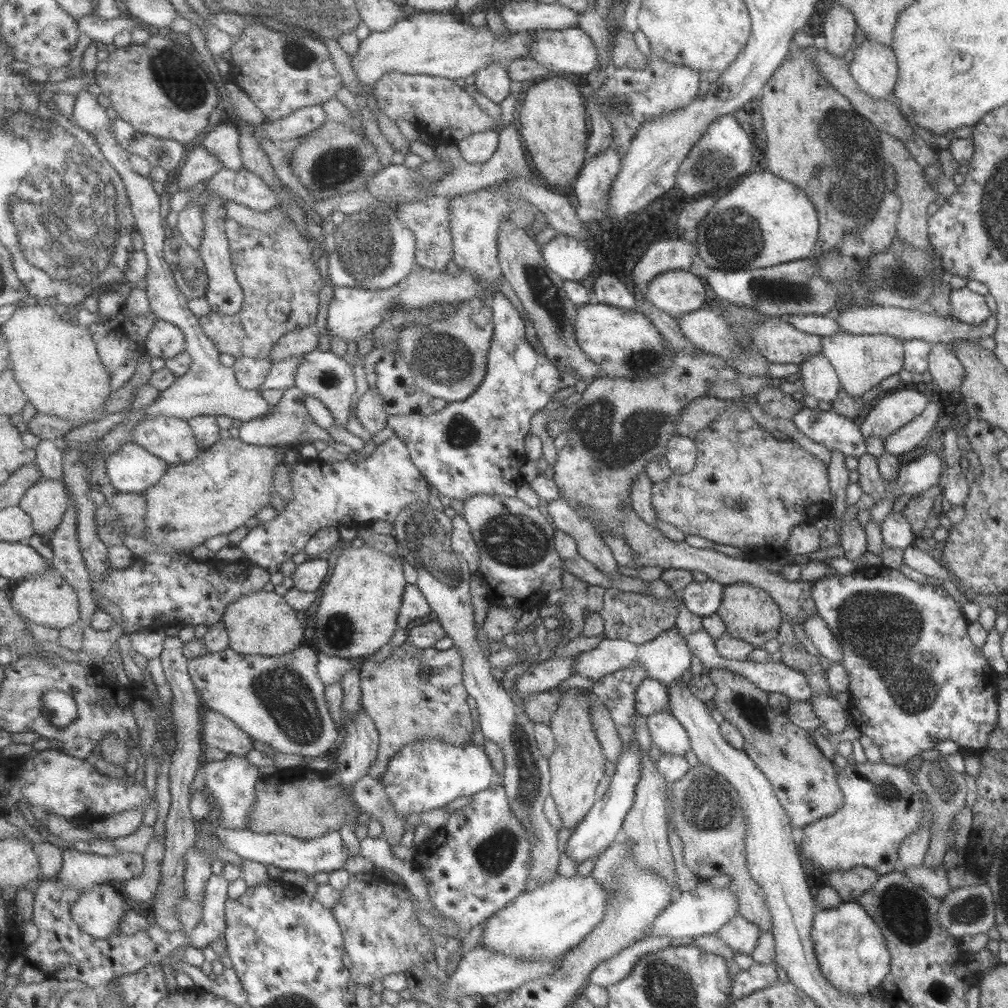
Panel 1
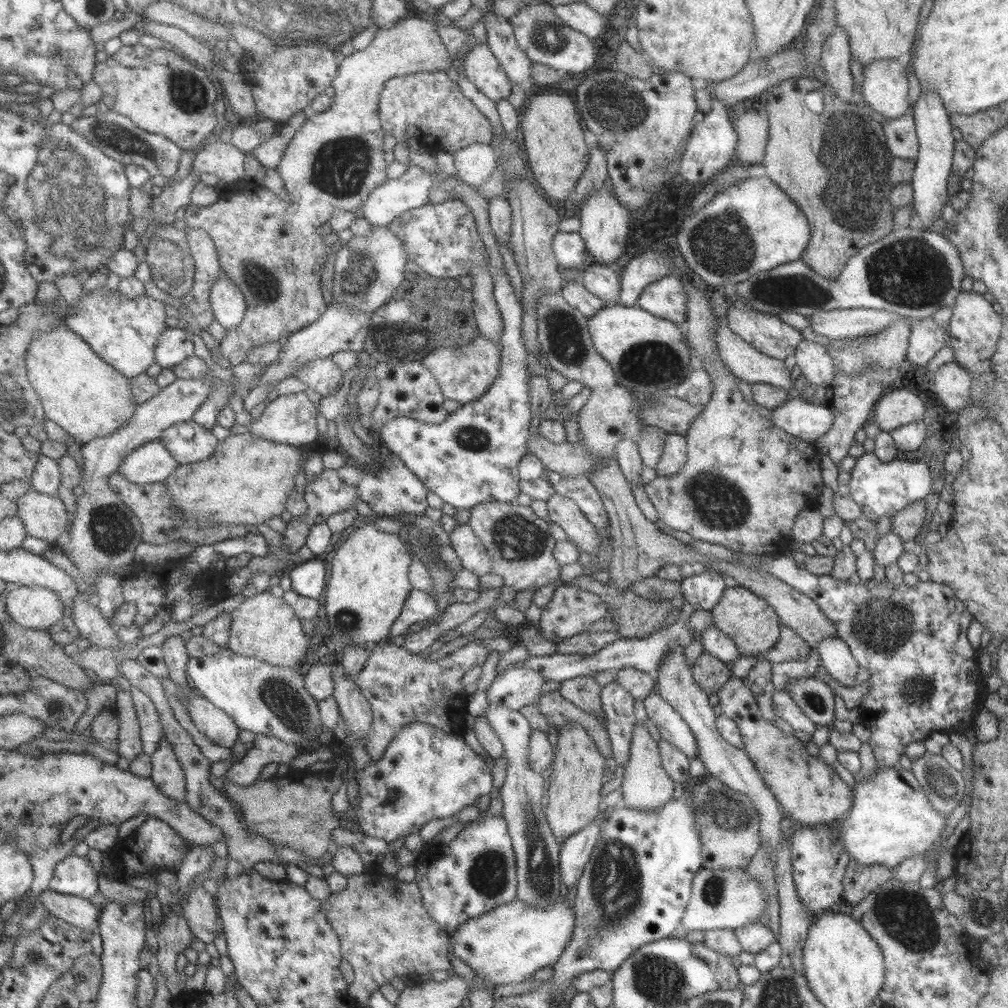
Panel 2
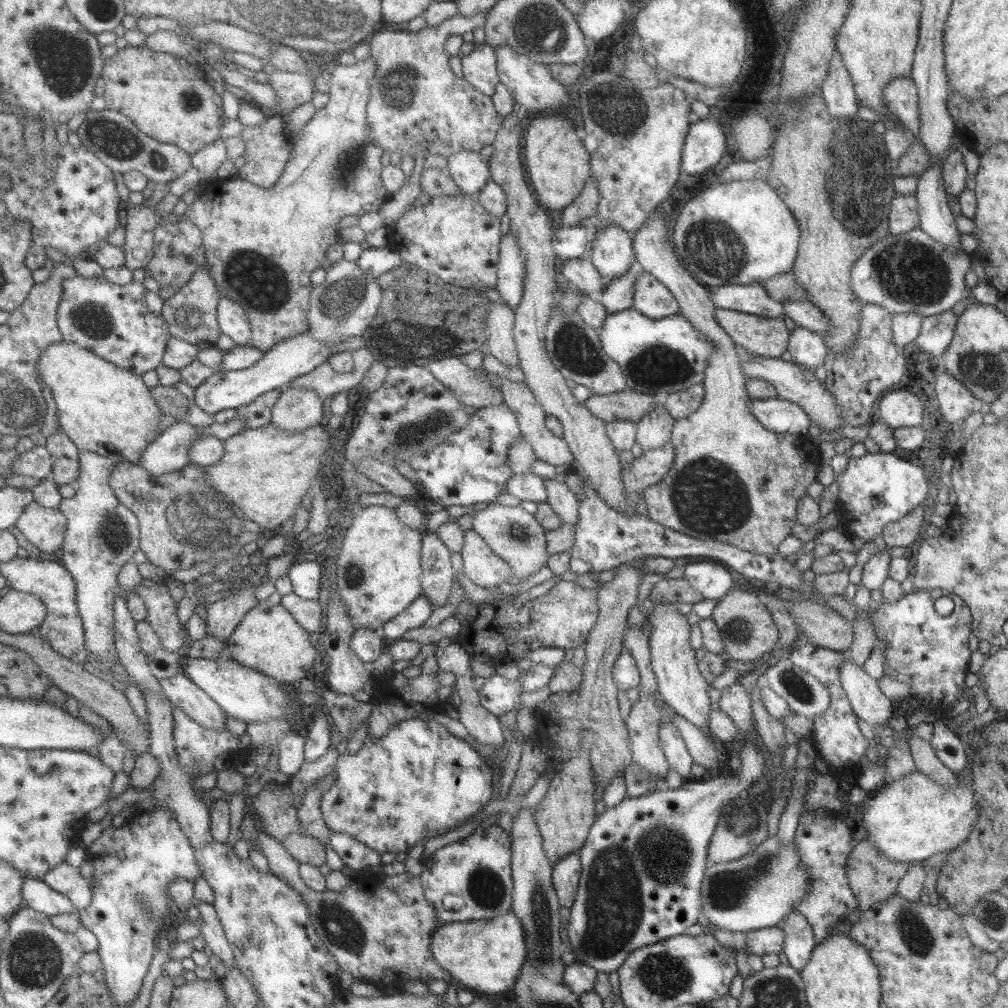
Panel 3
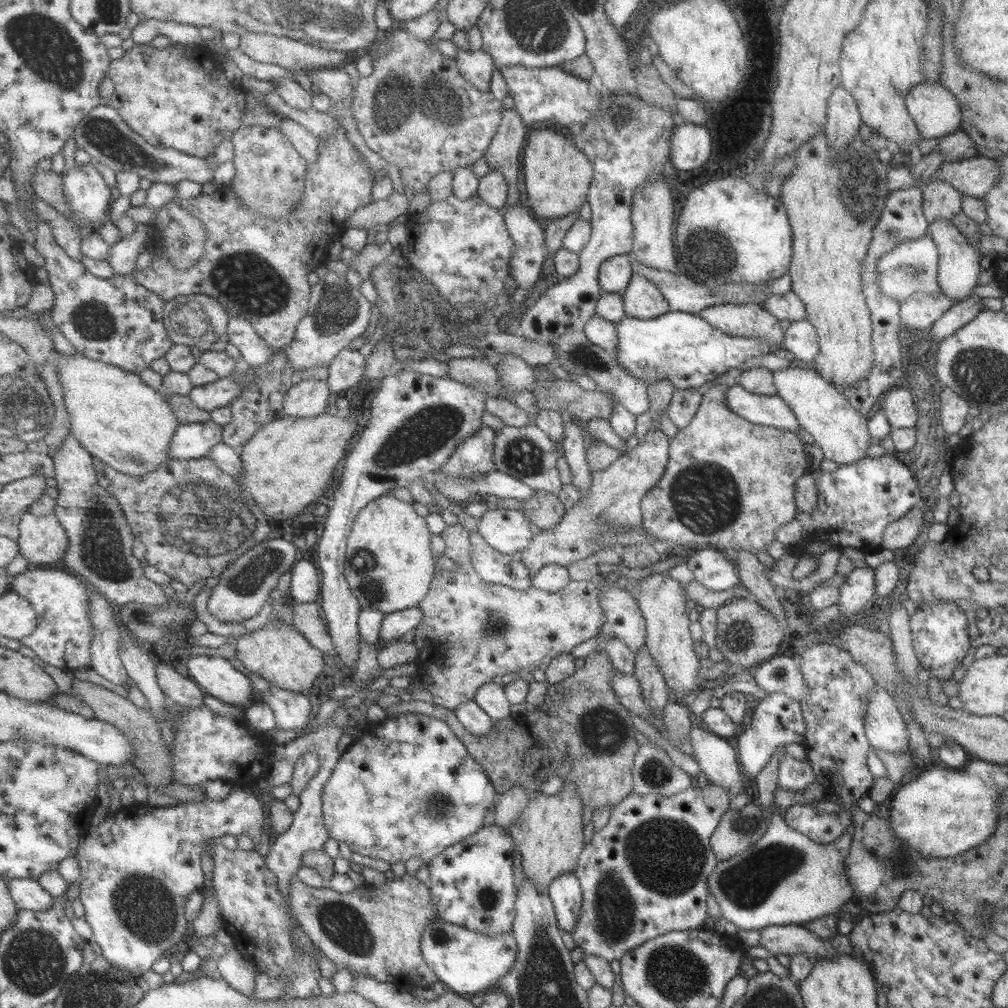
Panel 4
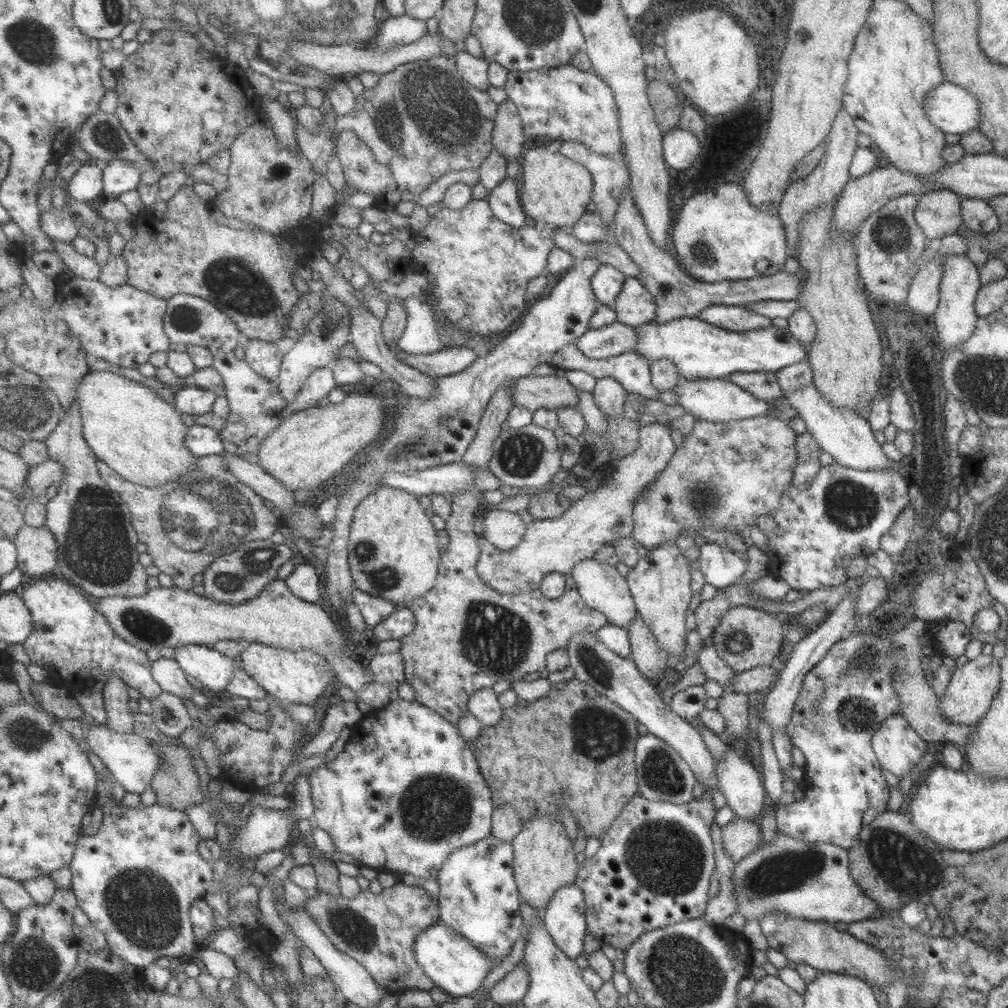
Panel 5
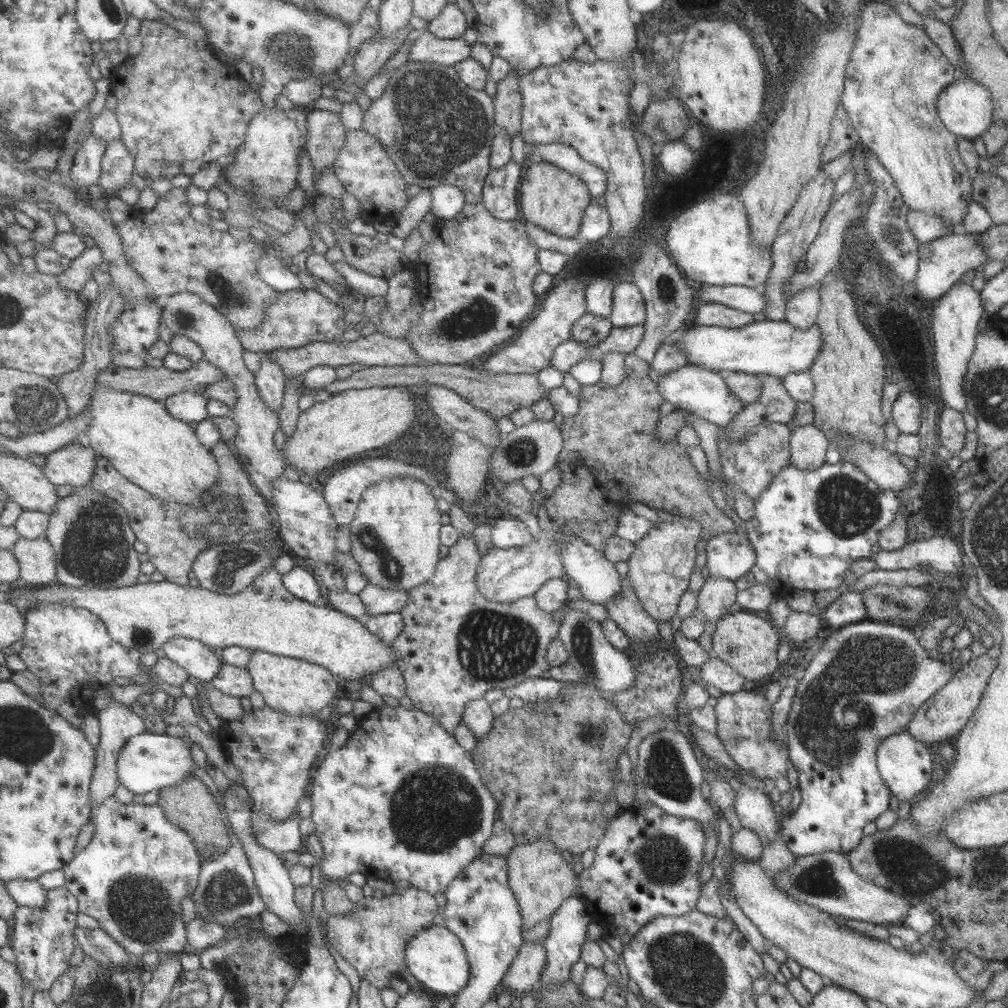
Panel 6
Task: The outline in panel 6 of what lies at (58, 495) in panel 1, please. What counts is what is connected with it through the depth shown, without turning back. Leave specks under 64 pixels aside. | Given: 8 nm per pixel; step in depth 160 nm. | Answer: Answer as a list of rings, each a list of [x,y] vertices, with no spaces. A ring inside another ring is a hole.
[[[45,536],[29,540],[20,537],[14,550],[21,565],[20,578],[33,586],[48,586],[57,581],[58,560],[52,542]]]

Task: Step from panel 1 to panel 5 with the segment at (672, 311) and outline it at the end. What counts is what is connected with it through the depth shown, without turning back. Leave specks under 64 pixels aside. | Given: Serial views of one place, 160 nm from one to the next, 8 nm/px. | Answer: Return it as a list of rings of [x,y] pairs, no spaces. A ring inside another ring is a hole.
[[[625,277],[611,307],[615,311],[617,322],[632,326],[634,329],[655,318],[653,297],[635,277]]]

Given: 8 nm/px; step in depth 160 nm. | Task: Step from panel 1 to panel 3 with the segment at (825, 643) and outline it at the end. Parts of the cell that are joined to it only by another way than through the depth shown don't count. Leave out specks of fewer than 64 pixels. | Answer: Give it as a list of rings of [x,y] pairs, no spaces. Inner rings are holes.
[[[851,661],[842,662],[837,669],[837,678],[850,702],[854,715],[865,721],[871,728],[880,724],[888,724],[888,718],[895,708],[892,701],[881,694],[877,686],[877,678],[867,676],[862,668]]]

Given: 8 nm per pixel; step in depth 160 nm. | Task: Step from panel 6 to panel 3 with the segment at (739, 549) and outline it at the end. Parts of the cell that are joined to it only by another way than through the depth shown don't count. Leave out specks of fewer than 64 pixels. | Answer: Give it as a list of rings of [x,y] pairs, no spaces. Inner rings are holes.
[[[691,562],[682,566],[683,578],[701,594],[702,598],[718,600],[723,598],[728,591],[735,587],[731,580],[731,574],[727,572],[721,563]]]

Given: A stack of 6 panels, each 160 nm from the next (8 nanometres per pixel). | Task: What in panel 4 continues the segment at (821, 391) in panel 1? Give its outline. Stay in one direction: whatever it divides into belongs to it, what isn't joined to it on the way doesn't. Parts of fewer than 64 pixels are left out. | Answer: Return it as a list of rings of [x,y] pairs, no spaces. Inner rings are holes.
[[[807,319],[790,321],[784,332],[782,348],[793,353],[799,360],[812,360],[818,351],[818,338],[814,326]]]

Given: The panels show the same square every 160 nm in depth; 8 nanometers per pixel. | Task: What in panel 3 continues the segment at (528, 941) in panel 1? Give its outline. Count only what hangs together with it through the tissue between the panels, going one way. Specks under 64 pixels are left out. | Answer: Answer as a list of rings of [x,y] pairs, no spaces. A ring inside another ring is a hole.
[[[510,910],[501,916],[485,920],[469,920],[467,922],[441,923],[431,934],[430,951],[433,960],[449,973],[451,982],[458,983],[461,988],[479,994],[481,992],[497,994],[509,990],[513,986],[522,960],[525,958],[524,932],[518,918]]]

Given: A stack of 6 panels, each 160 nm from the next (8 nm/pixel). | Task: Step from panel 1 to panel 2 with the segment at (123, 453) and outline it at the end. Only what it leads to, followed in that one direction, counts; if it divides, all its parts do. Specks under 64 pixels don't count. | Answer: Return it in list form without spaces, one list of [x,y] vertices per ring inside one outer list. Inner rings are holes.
[[[157,439],[134,450],[119,473],[135,481],[135,484],[156,483],[166,481],[179,465],[166,444]]]

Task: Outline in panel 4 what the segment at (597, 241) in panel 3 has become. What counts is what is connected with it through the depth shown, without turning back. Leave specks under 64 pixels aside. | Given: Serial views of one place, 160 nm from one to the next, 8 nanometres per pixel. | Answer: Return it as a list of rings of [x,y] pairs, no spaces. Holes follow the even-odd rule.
[[[629,253],[611,256],[599,264],[598,286],[603,293],[620,293],[627,287],[632,274]]]

